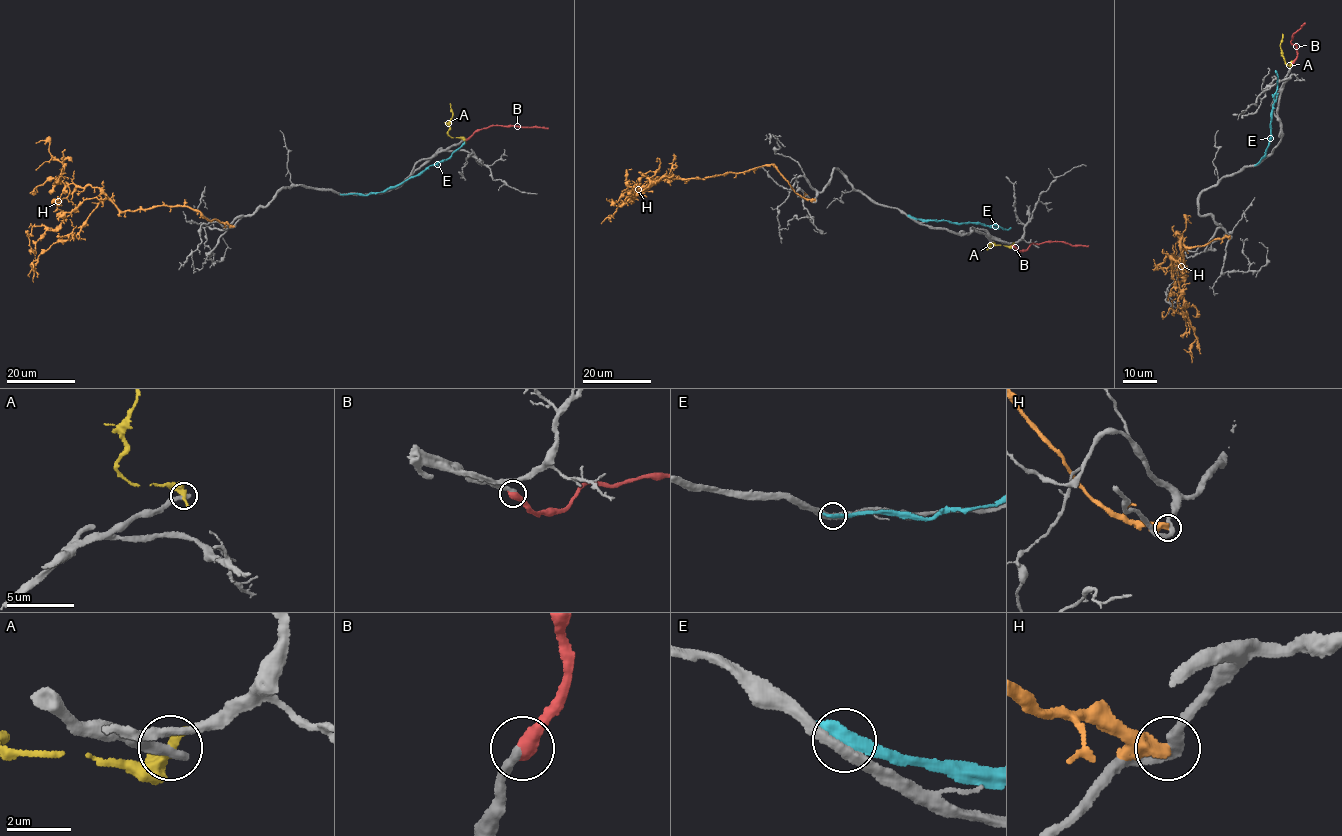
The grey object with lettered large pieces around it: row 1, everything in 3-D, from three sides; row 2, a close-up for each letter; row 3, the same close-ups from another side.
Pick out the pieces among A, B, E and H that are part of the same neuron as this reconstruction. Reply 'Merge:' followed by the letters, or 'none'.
Merge: B

